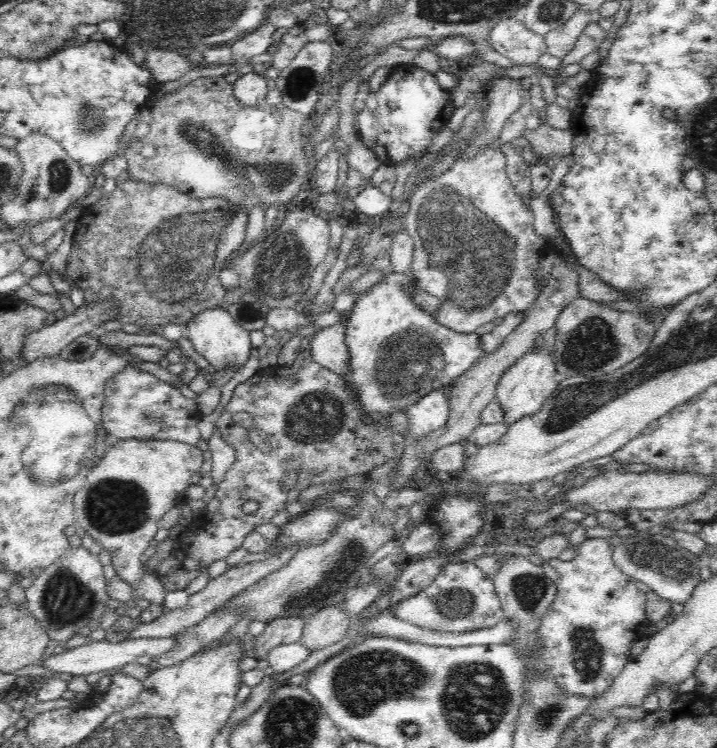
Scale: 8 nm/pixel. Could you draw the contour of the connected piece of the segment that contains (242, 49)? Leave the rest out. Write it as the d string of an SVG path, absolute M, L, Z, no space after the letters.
M268 22L262 23L256 30L247 33L246 36L233 41L229 45L231 60L235 66L248 64L253 56L264 54L273 43L278 28Z

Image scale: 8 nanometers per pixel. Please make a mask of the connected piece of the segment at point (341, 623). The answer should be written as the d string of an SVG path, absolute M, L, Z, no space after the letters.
M341 606L322 608L308 619L300 643L310 651L327 648L346 639L352 624Z

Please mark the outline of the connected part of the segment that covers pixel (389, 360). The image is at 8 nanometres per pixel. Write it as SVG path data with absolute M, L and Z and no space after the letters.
M386 273L382 281L357 298L353 305L353 309L345 317L345 343L349 348L349 355L351 357L349 358L349 373L346 373L343 376L343 381L347 384L347 386L349 386L349 388L351 388L351 390L353 390L353 394L356 394L356 400L358 400L362 409L364 409L365 412L374 412L374 415L376 415L380 421L384 421L384 423L386 416L390 416L390 414L394 414L394 412L398 411L407 411L407 409L418 402L418 400L426 397L426 394L430 394L430 391L434 392L434 390L438 390L438 388L448 389L456 378L462 376L462 374L464 374L464 372L466 372L469 368L472 368L478 360L486 356L486 354L483 353L481 346L478 348L478 338L476 338L476 342L474 342L474 338L466 338L466 336L456 334L453 330L450 330L449 328L446 328L446 326L442 326L439 322L436 322L432 314L422 310L417 304L414 304L413 298L409 295L409 288L414 285L417 284L415 284L413 276L408 276L407 273Z

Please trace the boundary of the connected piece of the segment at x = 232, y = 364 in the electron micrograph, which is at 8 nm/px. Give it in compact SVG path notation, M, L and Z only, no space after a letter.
M217 307L202 311L196 318L188 321L183 327L184 334L189 337L198 354L204 356L213 370L220 371L228 368L240 368L250 358L250 331L243 329L237 322L234 322L232 315L226 309Z

